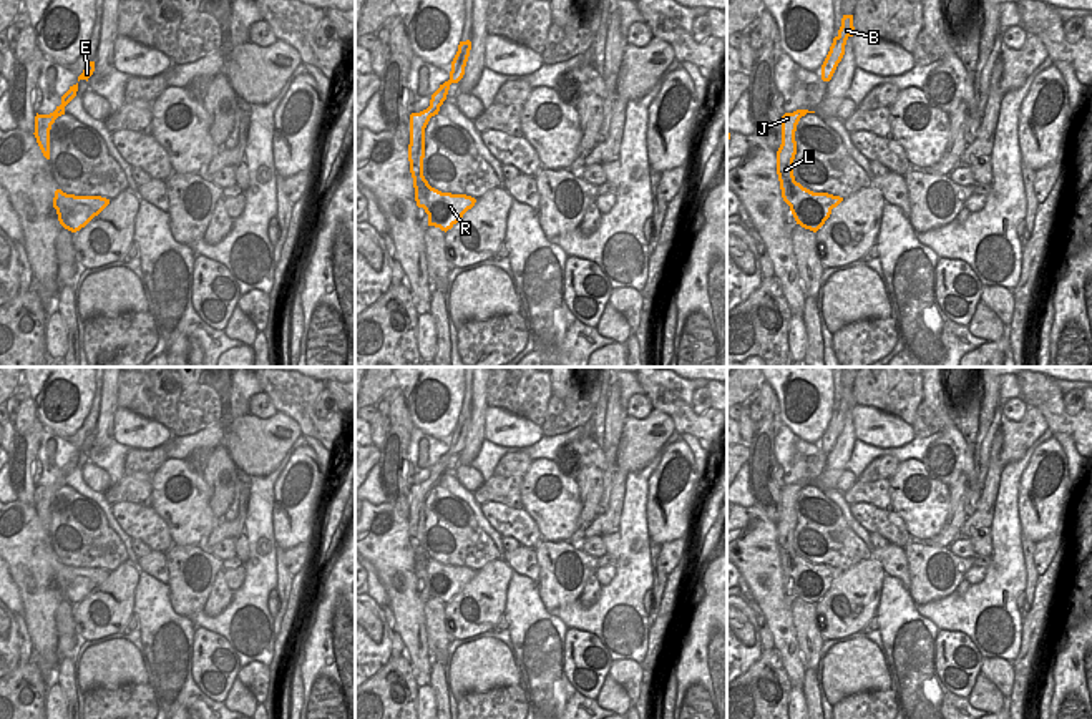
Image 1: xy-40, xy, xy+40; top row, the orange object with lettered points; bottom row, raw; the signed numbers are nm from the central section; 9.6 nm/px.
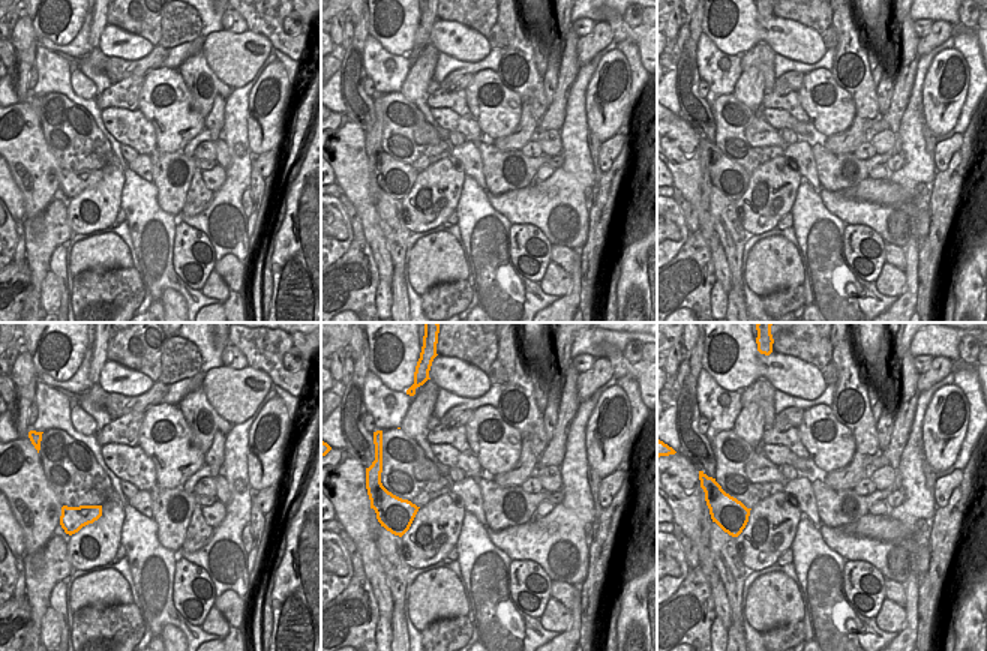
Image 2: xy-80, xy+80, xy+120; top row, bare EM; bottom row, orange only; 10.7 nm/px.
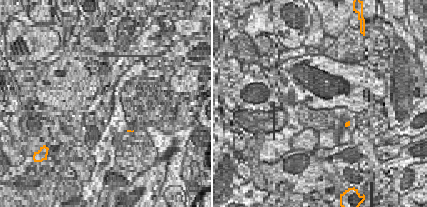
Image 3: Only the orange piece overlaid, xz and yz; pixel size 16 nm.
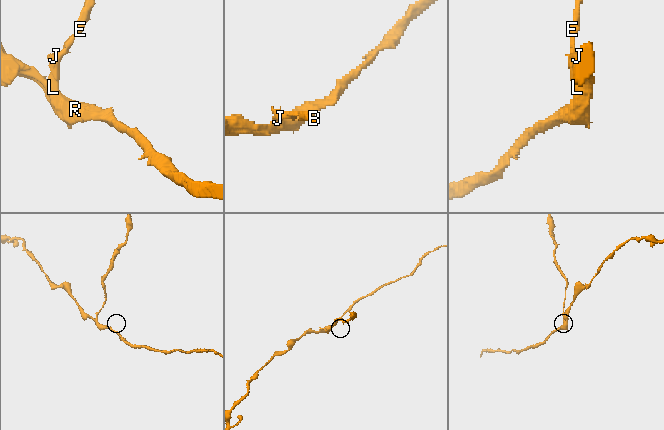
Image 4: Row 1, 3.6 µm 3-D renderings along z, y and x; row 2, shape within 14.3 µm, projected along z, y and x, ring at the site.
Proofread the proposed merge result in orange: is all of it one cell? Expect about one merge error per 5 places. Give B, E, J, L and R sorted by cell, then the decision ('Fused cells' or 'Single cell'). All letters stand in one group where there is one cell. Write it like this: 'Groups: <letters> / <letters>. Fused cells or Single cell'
Groups: B E J L R. Single cell

